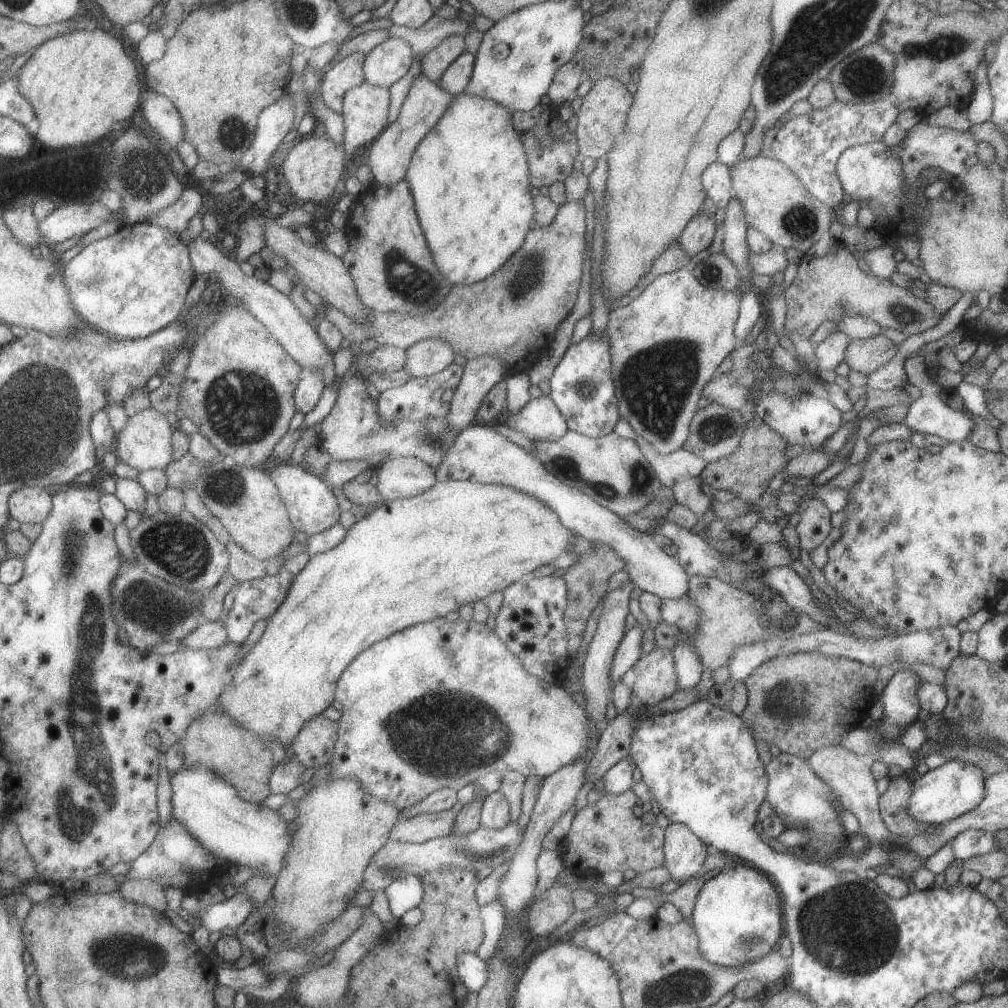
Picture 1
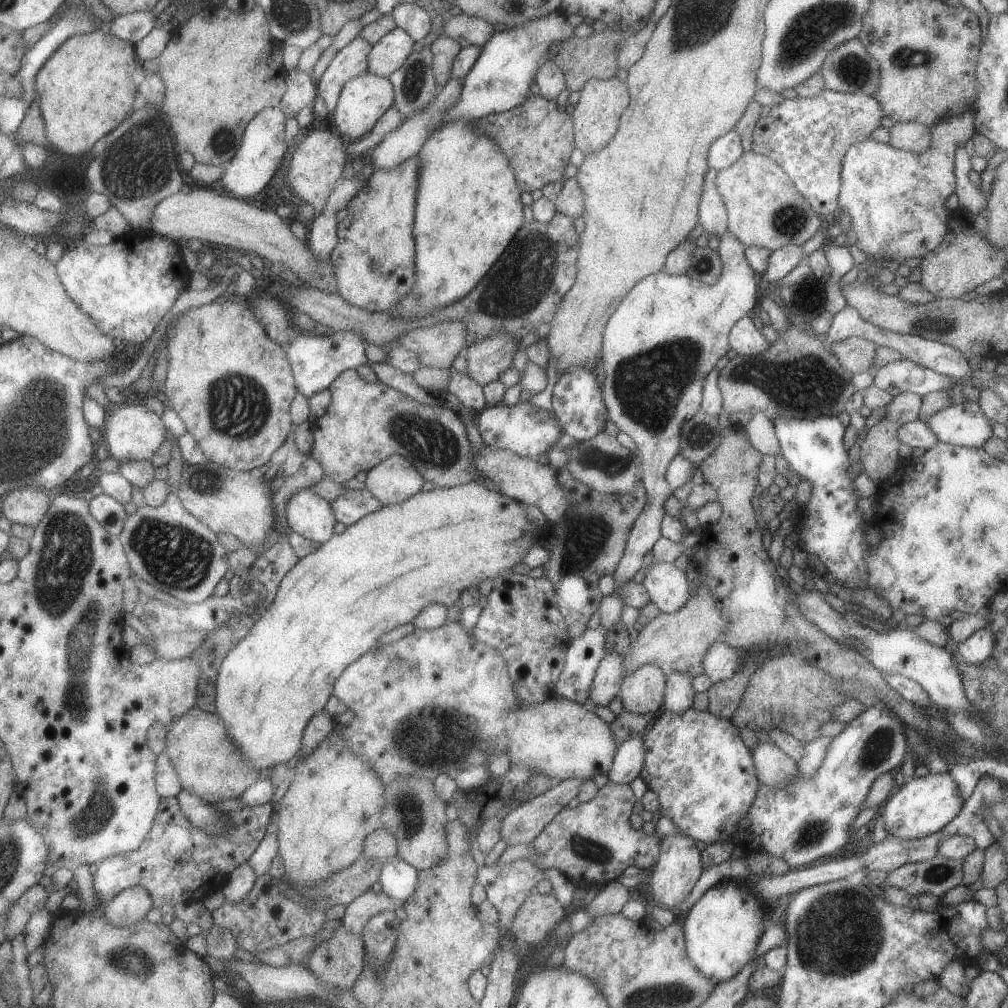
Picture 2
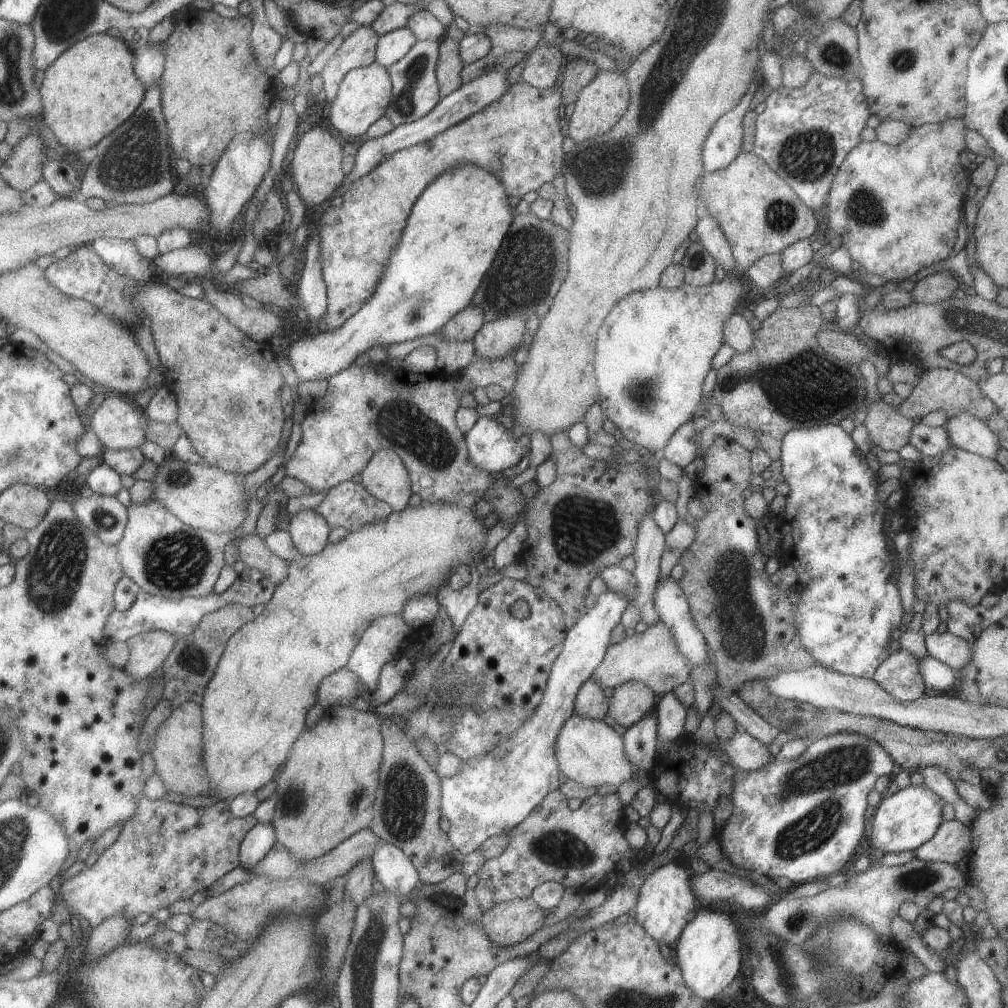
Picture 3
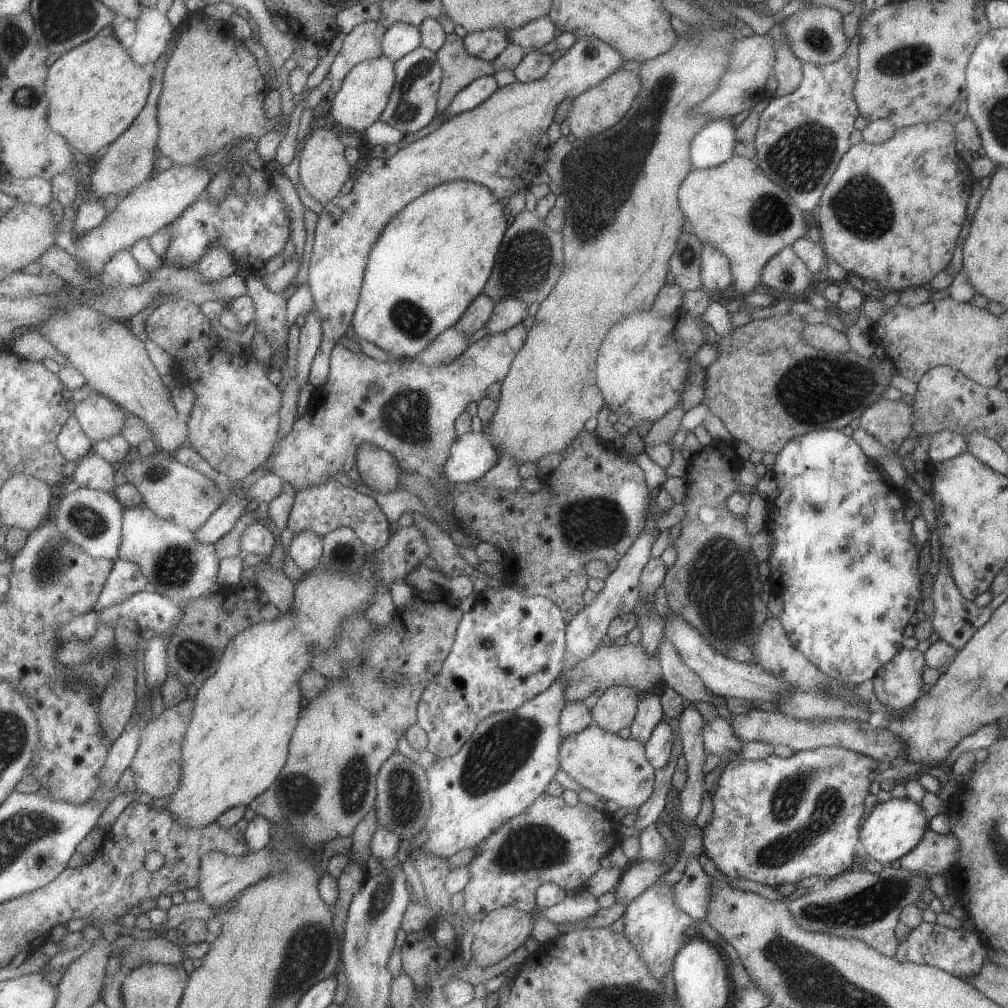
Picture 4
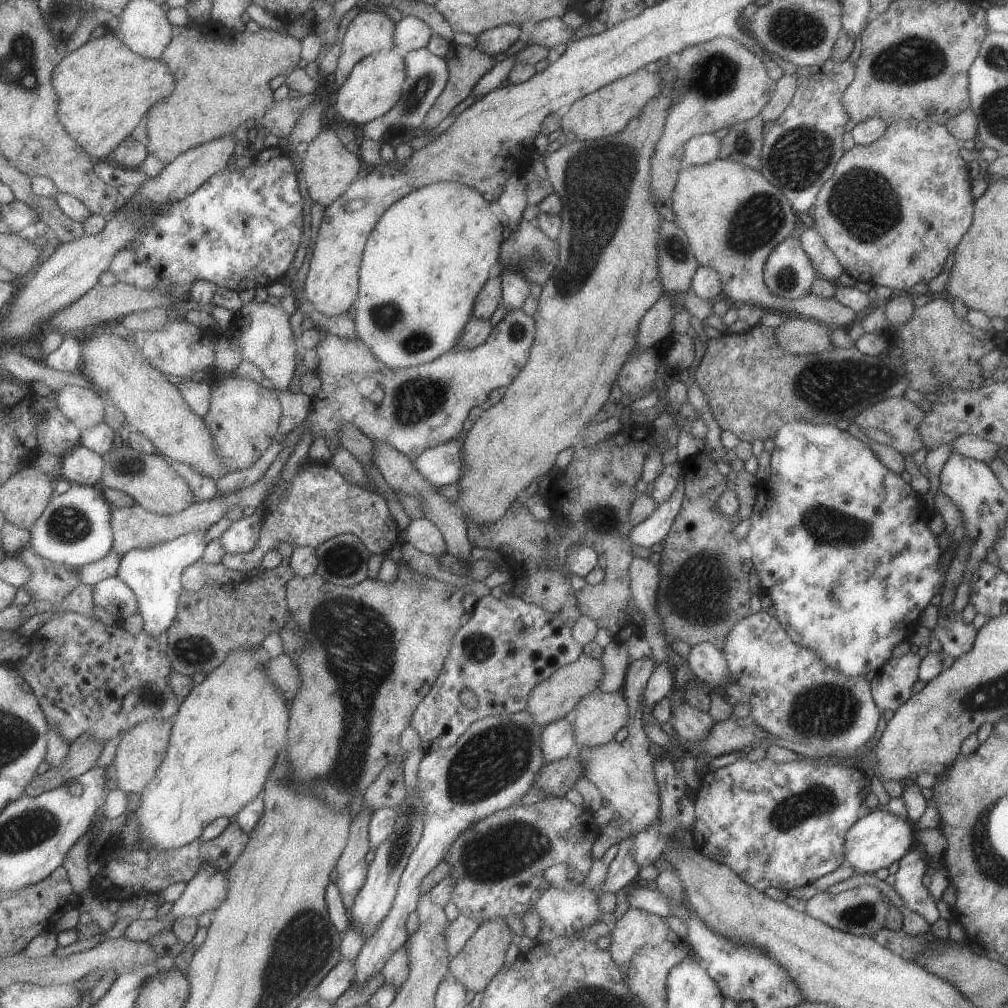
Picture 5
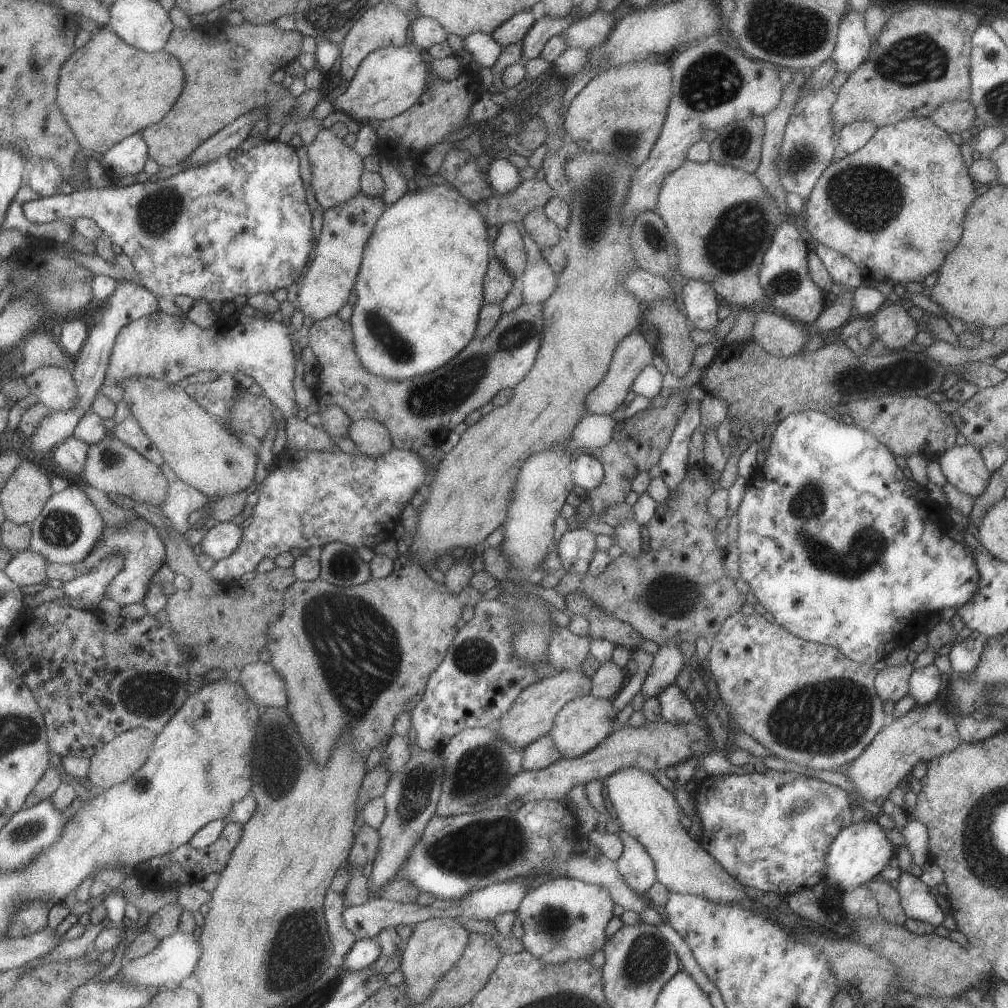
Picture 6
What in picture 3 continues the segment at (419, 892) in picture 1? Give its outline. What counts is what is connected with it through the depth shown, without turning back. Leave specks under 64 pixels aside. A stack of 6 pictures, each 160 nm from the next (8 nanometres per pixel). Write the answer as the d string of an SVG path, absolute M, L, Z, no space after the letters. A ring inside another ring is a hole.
M379 840L371 859L375 878L384 890L403 896L419 884L413 864L397 846Z

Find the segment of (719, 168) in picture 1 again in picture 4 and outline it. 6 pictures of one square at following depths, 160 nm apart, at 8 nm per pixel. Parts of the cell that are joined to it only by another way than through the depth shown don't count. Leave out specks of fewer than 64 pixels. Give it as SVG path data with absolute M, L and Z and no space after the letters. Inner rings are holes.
M701 244L700 260L699 280L703 289L717 292L732 284L730 264L719 250L713 250L713 246Z

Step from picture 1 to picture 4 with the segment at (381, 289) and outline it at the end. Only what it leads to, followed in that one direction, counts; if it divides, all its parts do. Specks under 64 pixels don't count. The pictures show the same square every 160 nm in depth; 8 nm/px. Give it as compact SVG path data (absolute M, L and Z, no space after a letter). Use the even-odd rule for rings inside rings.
M583 36L557 60L547 74L534 82L518 81L497 88L479 106L451 116L431 134L401 147L389 158L371 157L347 194L323 205L307 269L307 286L319 314L322 338L311 362L308 382L319 388L328 379L329 358L335 342L350 334L369 250L385 224L405 204L444 182L469 180L489 190L495 198L528 190L531 180L545 171L553 144L547 138L555 108L565 100L601 84L603 78L623 69L625 56L593 36Z

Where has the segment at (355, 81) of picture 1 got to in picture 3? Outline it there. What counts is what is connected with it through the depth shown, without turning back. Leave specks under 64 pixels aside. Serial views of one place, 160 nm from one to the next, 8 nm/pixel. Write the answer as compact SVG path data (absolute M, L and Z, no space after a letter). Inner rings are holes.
M359 25L344 38L320 71L326 102L334 102L339 84L349 70L369 66L374 62L378 38L377 32L366 25Z

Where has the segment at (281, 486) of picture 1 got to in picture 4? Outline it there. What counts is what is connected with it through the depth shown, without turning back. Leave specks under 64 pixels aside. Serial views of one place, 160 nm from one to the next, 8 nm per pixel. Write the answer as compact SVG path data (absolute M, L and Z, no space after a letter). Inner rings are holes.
M303 530L301 534L287 536L288 556L293 560L293 564L303 573L317 570L320 567L322 556L322 537Z

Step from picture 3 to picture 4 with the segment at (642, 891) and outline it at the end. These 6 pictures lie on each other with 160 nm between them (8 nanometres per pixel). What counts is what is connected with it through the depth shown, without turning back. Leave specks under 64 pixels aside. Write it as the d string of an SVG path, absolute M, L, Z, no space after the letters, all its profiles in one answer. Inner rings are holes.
M665 882L654 883L627 904L622 916L625 938L629 940L633 950L637 950L637 958L645 962L645 966L649 968L649 974L658 981L662 981L672 970L675 954L689 943L689 940L701 936L697 934L694 920L675 906L671 886L672 884L665 884Z

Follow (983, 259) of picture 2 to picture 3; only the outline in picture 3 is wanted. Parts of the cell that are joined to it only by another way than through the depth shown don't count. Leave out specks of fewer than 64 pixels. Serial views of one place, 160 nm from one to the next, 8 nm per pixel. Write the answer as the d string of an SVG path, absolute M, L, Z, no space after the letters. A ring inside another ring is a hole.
M939 270L930 276L915 279L913 289L910 291L913 302L925 304L937 303L952 298L956 288L962 287L957 284L958 276L951 271Z

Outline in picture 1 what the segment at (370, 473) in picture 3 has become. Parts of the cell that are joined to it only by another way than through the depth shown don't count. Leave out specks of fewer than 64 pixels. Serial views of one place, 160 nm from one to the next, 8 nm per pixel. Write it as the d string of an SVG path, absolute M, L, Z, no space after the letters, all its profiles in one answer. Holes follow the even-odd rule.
M415 457L385 459L377 469L375 486L382 502L418 495L437 482L434 470Z

